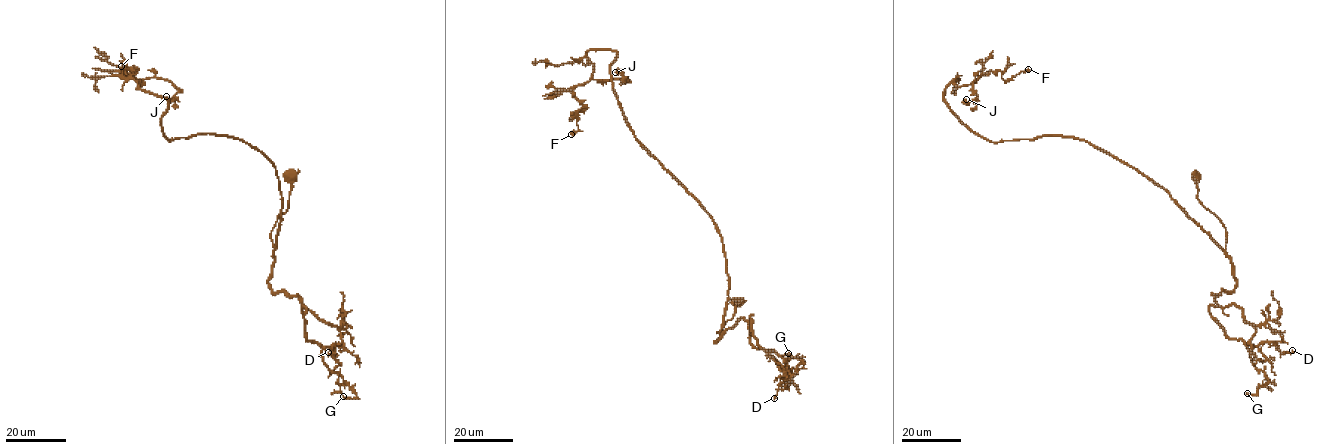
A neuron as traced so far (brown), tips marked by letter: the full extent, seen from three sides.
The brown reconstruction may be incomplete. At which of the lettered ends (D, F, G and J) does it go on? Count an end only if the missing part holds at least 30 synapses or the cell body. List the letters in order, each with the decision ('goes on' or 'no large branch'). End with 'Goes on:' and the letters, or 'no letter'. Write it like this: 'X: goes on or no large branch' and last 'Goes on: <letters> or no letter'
D: no large branch
F: no large branch
G: no large branch
J: no large branch
Goes on: no letter

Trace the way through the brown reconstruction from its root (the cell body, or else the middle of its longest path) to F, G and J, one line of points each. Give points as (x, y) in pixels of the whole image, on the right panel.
F: (1195, 178), (1224, 250), (1168, 192), (1087, 141), (991, 141), (943, 99), (950, 83), (1028, 69)
G: (1195, 178), (1198, 200), (1226, 230), (1236, 279), (1213, 296), (1209, 313), (1269, 380), (1247, 393)
J: (1195, 178), (1224, 250), (1168, 192), (1085, 141), (974, 133), (943, 90), (974, 80), (966, 99)

